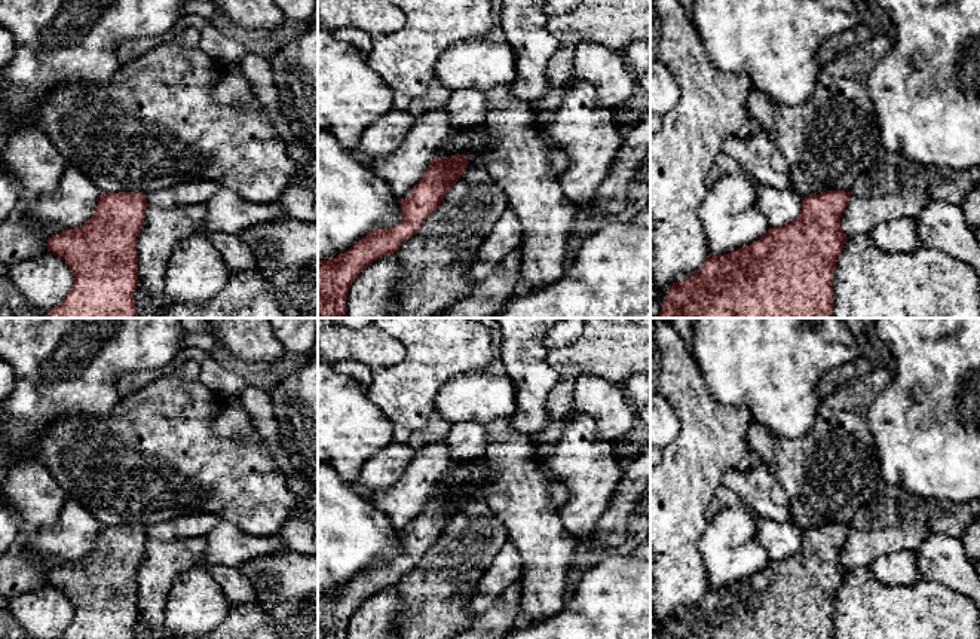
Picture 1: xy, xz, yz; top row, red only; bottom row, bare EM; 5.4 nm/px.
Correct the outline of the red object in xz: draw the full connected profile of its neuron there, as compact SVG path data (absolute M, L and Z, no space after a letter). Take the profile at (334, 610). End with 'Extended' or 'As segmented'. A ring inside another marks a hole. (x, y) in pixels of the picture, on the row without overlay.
M463 487L434 490L411 528L401 532L402 553L395 560L370 565L336 591L318 593L318 639L346 639L356 609L377 591L396 586L405 572L420 563L468 496Z. As segmented

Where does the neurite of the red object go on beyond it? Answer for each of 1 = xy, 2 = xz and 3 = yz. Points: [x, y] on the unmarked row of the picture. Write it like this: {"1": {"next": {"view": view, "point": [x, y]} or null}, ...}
{"1": {"next": null}, "2": {"next": null}, "3": {"next": null}}

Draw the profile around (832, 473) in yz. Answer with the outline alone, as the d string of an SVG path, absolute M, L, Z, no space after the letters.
M875 367L867 374L849 380L833 394L823 397L812 428L799 438L774 435L751 419L747 443L784 487L791 517L800 531L826 523L855 523L863 508L870 505L883 486L876 441L870 431L867 412L879 394L891 383L894 372Z

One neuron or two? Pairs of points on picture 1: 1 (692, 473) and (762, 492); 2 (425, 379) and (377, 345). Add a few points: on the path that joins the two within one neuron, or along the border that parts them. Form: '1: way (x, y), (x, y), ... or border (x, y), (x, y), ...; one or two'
1: border (750, 465), (746, 470), (728, 470), (722, 485); two
2: border (397, 338), (406, 355), (395, 364), (373, 370); two

